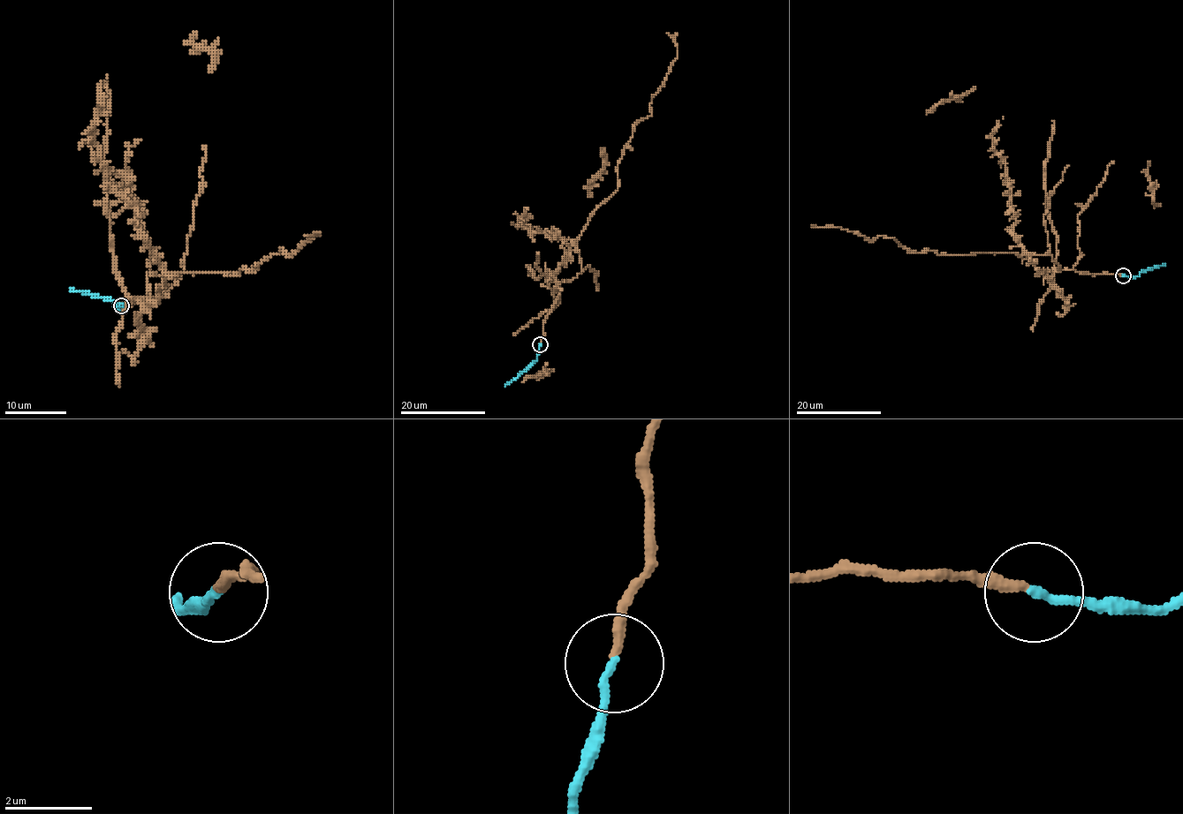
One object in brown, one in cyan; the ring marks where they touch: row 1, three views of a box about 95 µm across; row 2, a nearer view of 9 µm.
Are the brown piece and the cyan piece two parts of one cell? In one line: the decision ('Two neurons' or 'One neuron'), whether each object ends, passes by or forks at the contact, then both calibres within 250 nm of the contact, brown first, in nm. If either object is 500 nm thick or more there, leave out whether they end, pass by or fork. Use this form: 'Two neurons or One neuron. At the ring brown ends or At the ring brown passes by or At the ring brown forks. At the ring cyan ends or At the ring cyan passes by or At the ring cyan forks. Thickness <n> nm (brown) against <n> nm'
One neuron. At the ring brown ends. At the ring cyan ends. Thickness 240 nm (brown) against 190 nm

